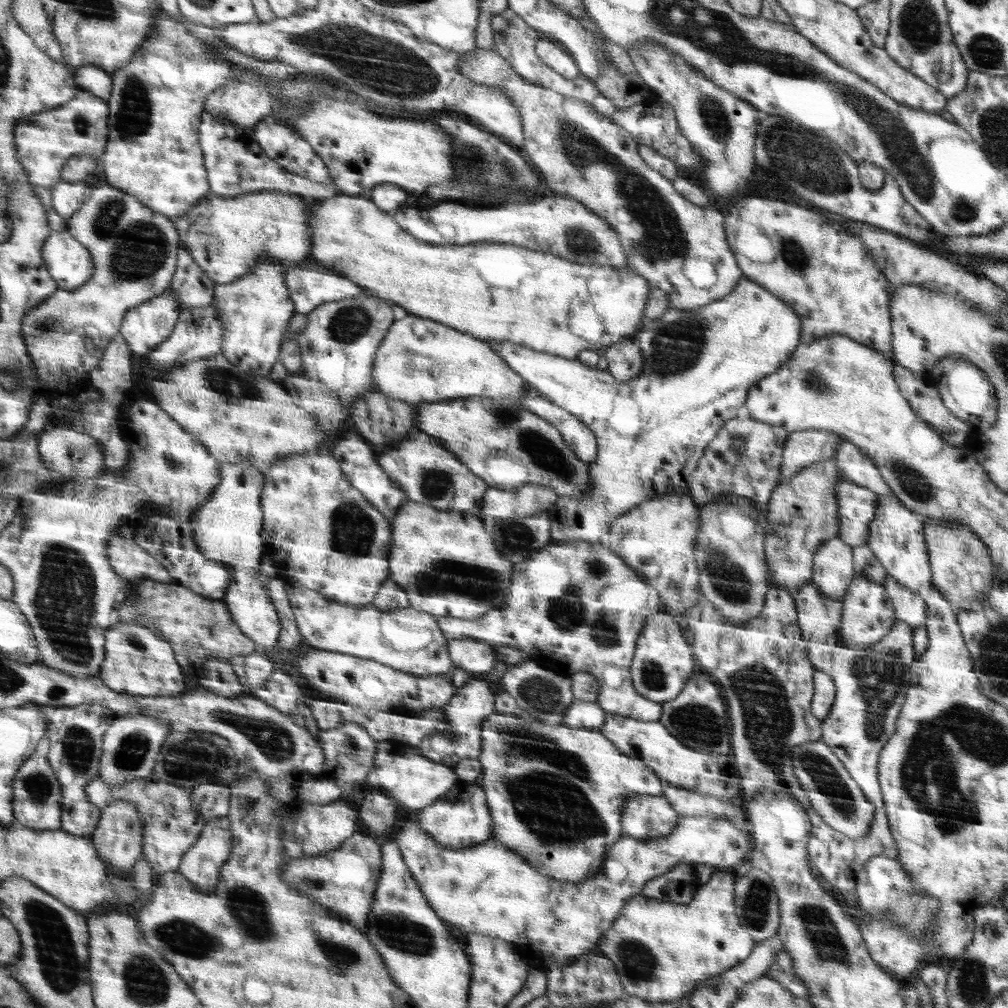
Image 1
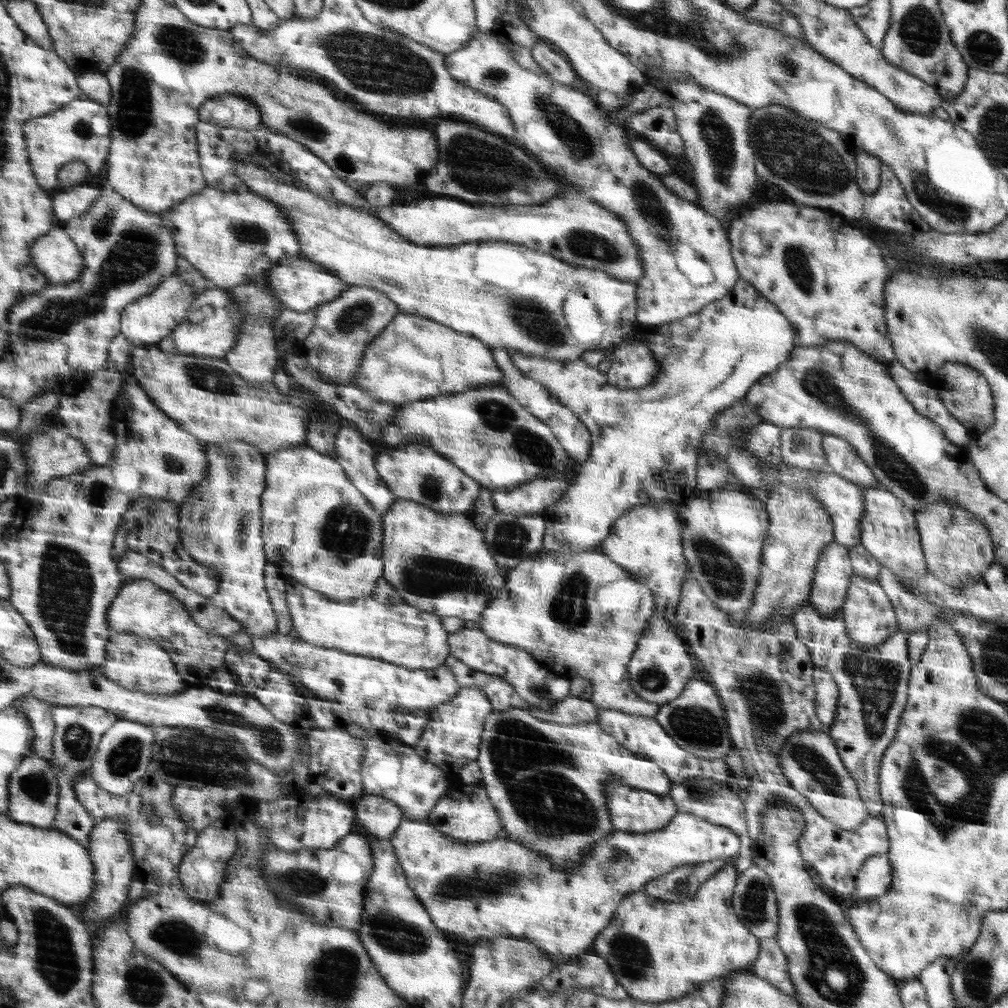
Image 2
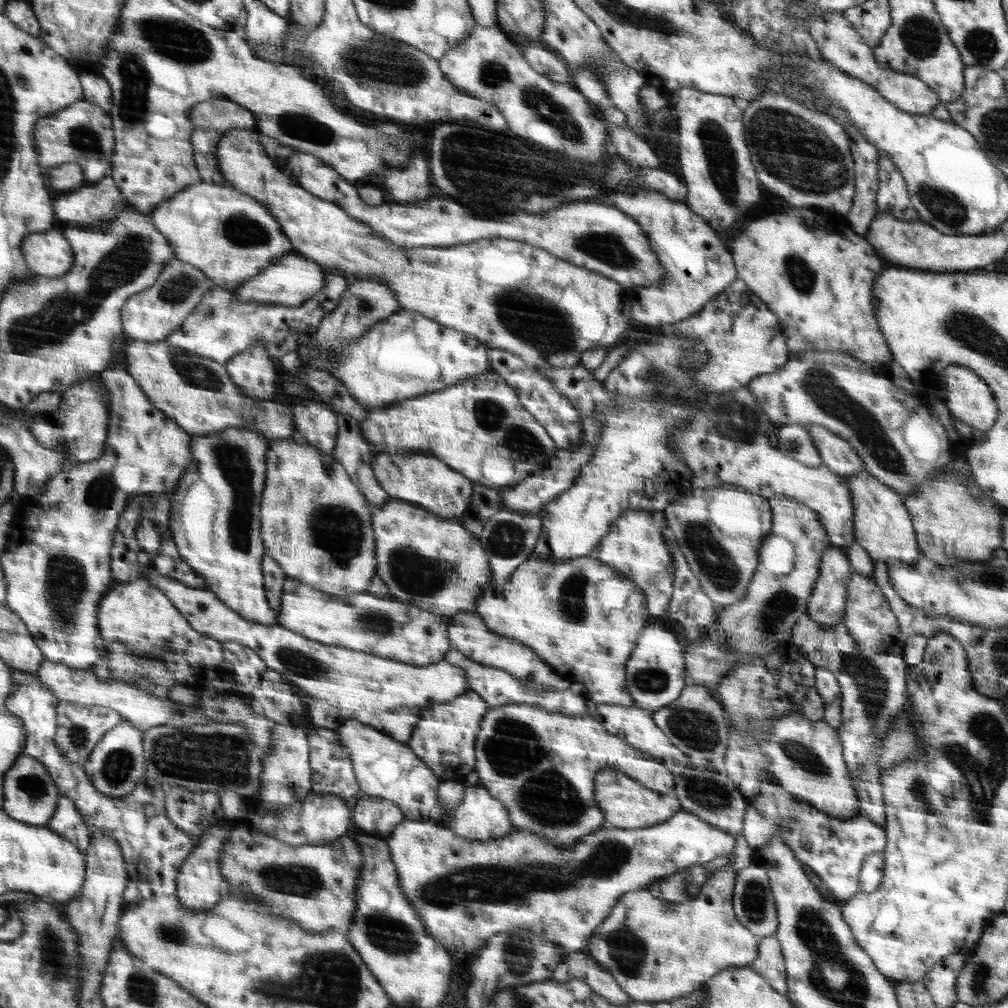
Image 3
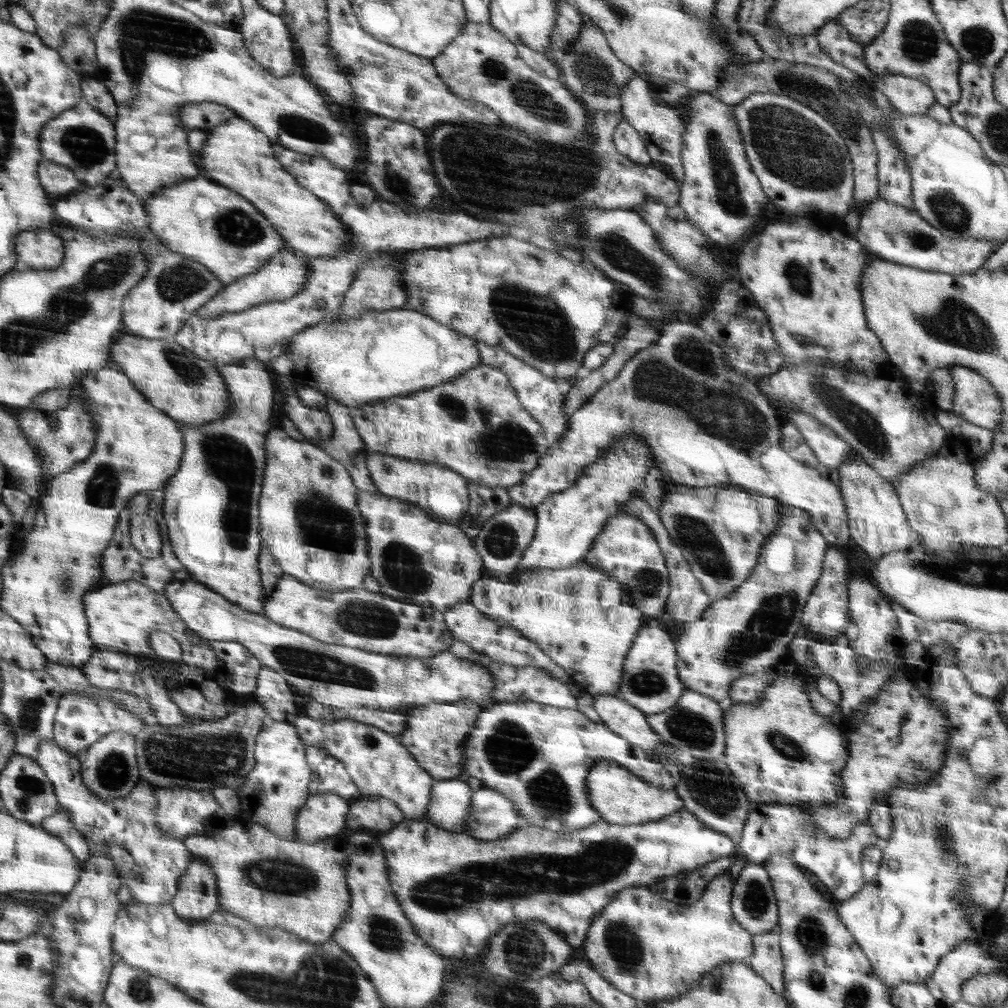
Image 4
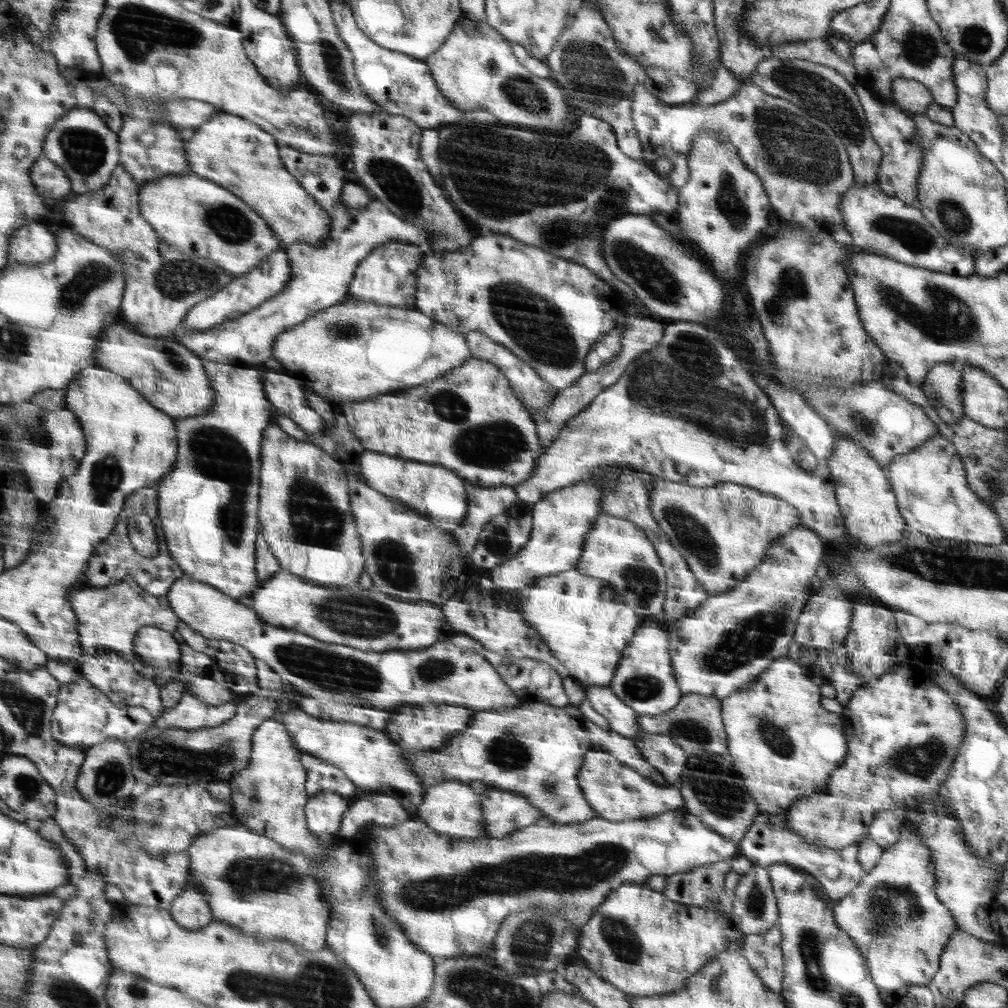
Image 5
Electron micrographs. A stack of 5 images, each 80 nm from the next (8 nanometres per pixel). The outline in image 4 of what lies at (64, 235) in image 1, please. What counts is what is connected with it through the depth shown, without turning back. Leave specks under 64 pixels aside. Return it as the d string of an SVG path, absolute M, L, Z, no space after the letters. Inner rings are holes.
M28 229L18 235L17 253L26 268L52 270L64 261L64 242L51 229Z

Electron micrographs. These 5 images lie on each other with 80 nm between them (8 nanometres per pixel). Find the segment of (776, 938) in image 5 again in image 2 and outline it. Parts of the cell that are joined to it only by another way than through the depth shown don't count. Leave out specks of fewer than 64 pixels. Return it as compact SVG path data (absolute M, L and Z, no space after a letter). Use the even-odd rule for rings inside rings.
M775 939L760 940L760 956L754 963L754 975L772 983L786 995L796 995L794 983L788 972L786 955Z

